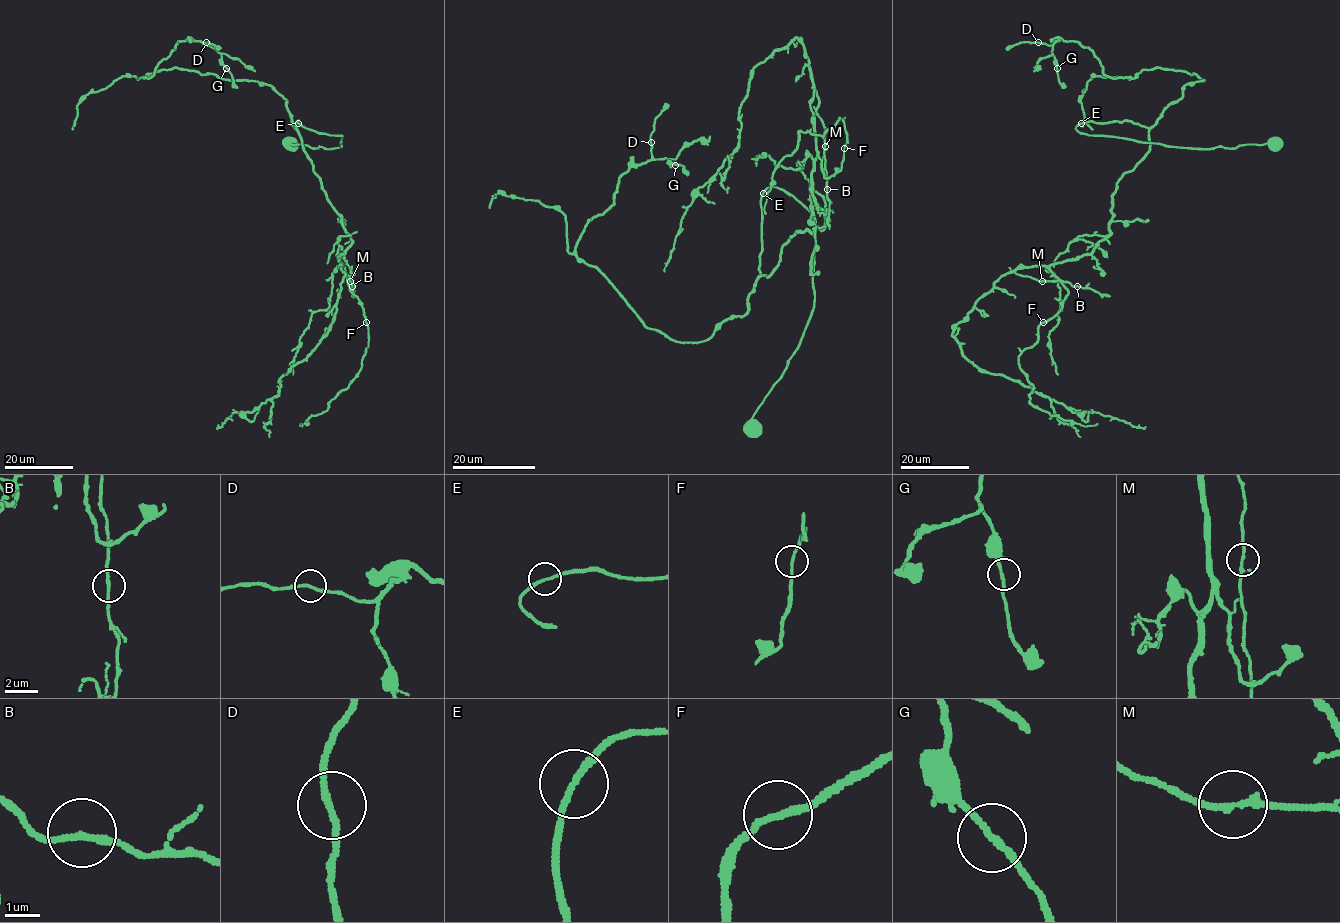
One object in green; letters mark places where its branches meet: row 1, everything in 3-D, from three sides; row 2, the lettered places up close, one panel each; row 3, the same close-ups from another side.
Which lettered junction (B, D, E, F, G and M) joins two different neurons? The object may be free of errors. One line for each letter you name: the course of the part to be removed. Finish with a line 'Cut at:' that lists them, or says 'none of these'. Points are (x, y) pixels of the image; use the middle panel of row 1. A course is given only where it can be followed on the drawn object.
Cut at: none of these

